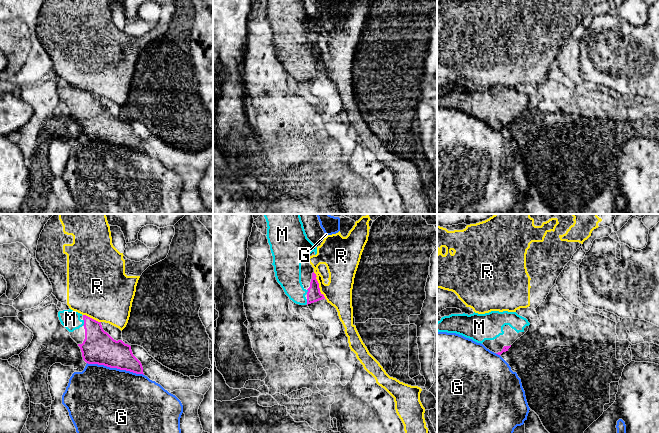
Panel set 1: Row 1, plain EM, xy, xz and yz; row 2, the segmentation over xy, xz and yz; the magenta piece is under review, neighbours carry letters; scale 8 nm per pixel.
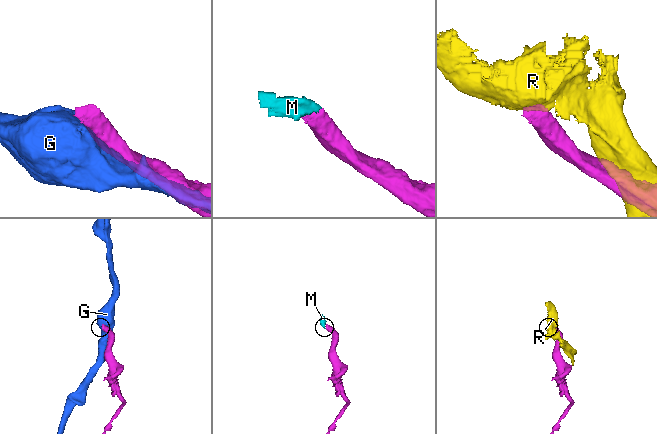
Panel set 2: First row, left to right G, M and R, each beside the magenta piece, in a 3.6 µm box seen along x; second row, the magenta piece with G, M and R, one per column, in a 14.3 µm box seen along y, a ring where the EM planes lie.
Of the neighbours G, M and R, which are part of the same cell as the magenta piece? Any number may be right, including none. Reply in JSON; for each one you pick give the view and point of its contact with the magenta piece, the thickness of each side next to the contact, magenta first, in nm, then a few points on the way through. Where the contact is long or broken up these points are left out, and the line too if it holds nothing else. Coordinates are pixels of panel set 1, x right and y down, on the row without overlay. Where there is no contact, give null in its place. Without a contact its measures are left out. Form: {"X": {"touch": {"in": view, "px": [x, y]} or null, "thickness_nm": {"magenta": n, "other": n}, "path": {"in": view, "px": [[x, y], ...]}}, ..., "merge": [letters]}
{"M": {"touch": {"in": "xy", "px": [84, 98]}, "thickness_nm": {"magenta": 260, "other": 150}}, "merge": ["M"]}

